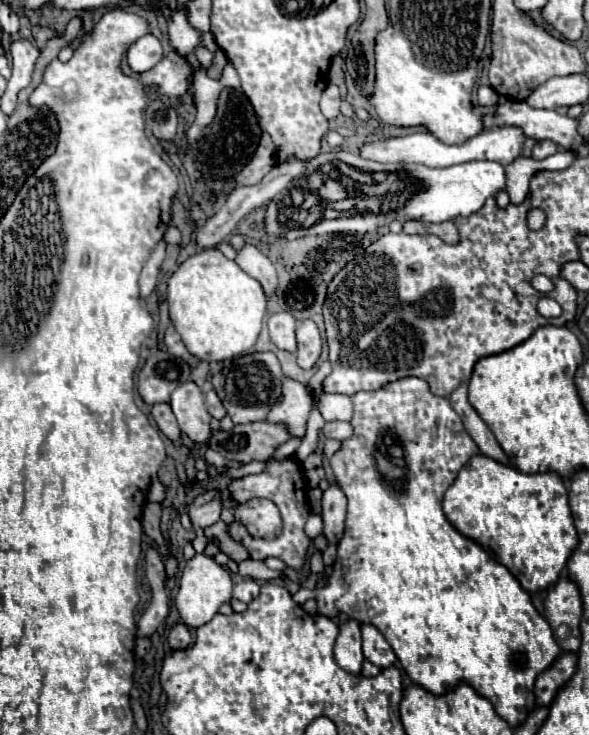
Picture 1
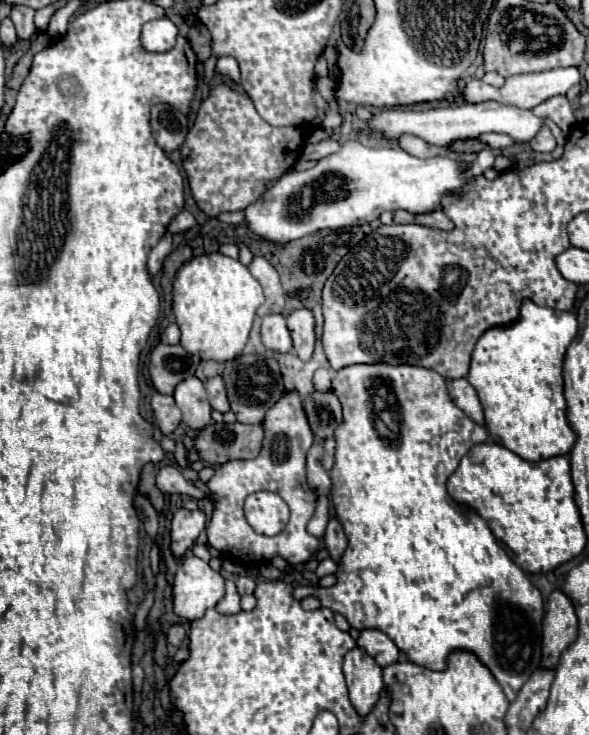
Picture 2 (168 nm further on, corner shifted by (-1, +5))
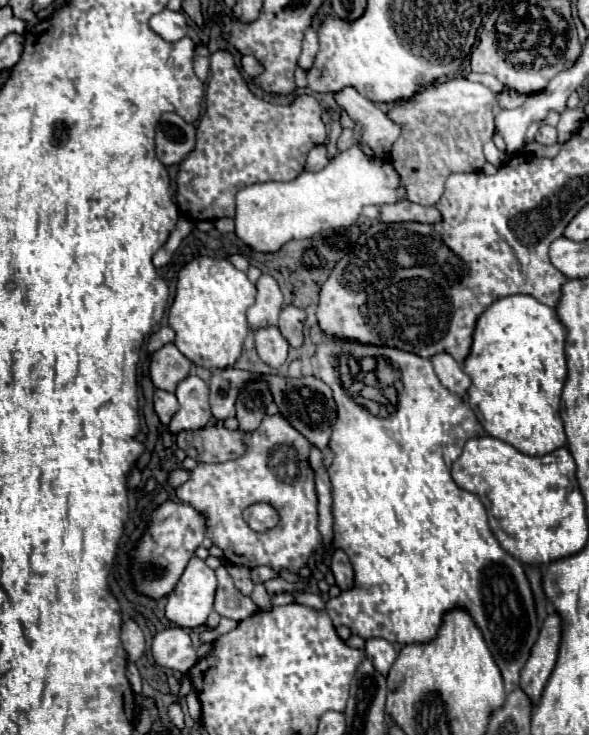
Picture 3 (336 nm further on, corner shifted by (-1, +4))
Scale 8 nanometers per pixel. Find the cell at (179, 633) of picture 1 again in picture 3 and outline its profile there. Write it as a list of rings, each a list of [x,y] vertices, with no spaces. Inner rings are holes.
[[[166,628],[158,632],[152,640],[152,656],[156,664],[184,674],[198,662],[192,640],[184,628]]]

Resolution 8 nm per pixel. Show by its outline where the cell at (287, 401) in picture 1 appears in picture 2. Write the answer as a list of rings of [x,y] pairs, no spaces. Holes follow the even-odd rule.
[[[288,389],[266,413],[264,419],[264,441],[258,457],[250,461],[228,461],[216,469],[216,475],[208,481],[208,487],[218,501],[214,515],[206,527],[210,547],[226,553],[226,557],[240,559],[244,563],[264,563],[274,555],[284,557],[290,565],[300,565],[310,559],[318,549],[318,539],[306,531],[306,523],[316,509],[316,493],[306,481],[306,453],[314,441],[310,425],[306,421],[304,405],[296,389]],[[254,491],[274,491],[290,507],[290,521],[280,535],[264,537],[258,535],[244,517],[244,499]]]

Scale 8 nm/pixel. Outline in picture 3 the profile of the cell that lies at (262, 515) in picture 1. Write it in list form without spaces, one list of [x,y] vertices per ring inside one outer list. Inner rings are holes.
[[[254,504],[248,510],[244,510],[244,518],[248,522],[248,526],[256,532],[264,532],[276,526],[278,522],[278,514],[272,506],[268,504]]]

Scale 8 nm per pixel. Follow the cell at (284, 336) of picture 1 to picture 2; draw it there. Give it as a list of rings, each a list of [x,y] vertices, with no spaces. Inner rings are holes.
[[[274,313],[262,319],[262,341],[268,349],[288,353],[292,351],[292,337],[286,327],[286,315]]]

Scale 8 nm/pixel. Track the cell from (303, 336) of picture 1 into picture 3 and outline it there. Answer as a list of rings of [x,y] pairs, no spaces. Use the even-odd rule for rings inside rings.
[[[286,306],[280,312],[280,324],[278,324],[278,328],[280,328],[282,336],[288,340],[288,344],[292,348],[302,346],[302,342],[304,342],[304,334],[302,334],[304,320],[306,320],[304,310],[298,310],[296,306]]]

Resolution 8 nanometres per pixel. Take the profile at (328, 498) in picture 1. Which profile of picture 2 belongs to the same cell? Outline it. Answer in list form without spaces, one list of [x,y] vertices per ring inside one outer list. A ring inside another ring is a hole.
[[[330,517],[328,527],[326,527],[326,535],[324,535],[324,543],[326,543],[326,549],[330,551],[330,557],[338,563],[346,545],[348,545],[342,523],[338,521],[338,517]]]

